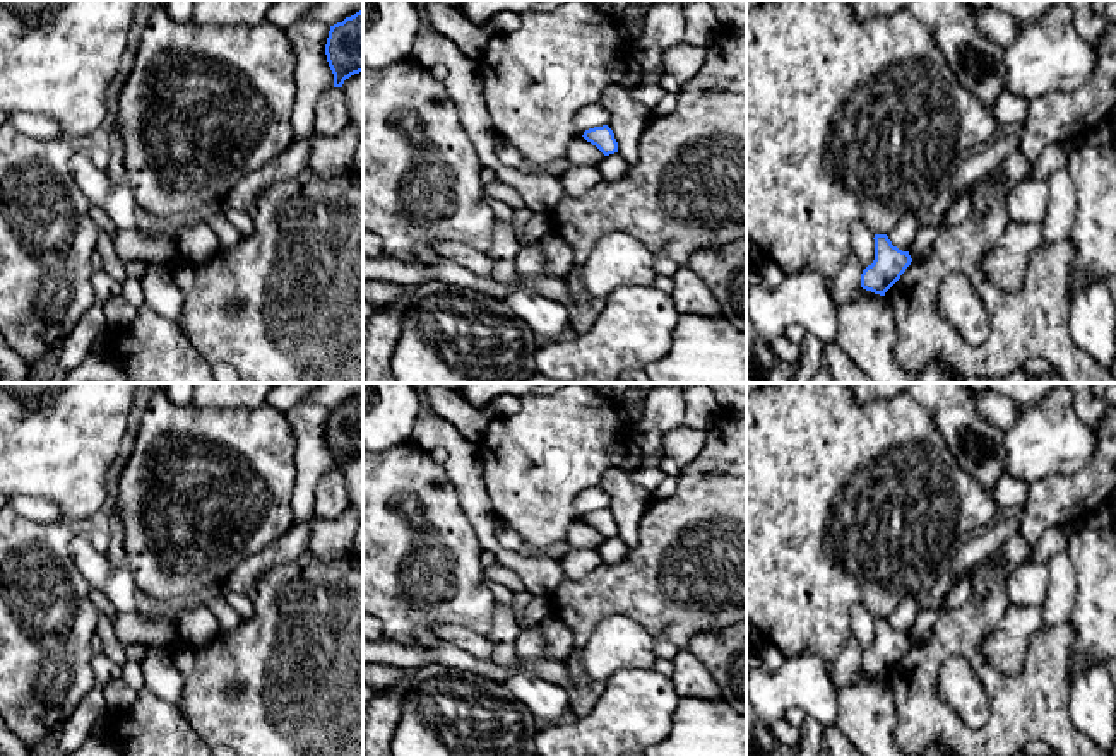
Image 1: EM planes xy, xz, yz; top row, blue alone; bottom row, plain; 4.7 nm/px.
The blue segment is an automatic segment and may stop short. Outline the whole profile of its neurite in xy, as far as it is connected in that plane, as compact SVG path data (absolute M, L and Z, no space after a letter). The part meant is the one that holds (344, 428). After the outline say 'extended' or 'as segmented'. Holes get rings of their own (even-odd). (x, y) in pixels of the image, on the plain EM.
M363 393L330 409L325 438L334 457L334 470L363 455Z; as segmented

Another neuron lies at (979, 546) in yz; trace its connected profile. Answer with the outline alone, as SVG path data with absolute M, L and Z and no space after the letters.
M1022 510L1006 513L998 518L986 532L972 534L971 539L959 549L950 568L929 585L921 607L931 609L938 605L953 588L957 578L984 558L993 554L1012 534L1017 532Z

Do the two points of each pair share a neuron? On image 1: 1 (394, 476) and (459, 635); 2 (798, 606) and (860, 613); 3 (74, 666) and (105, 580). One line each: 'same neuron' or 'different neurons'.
1: different neurons
2: different neurons
3: different neurons

